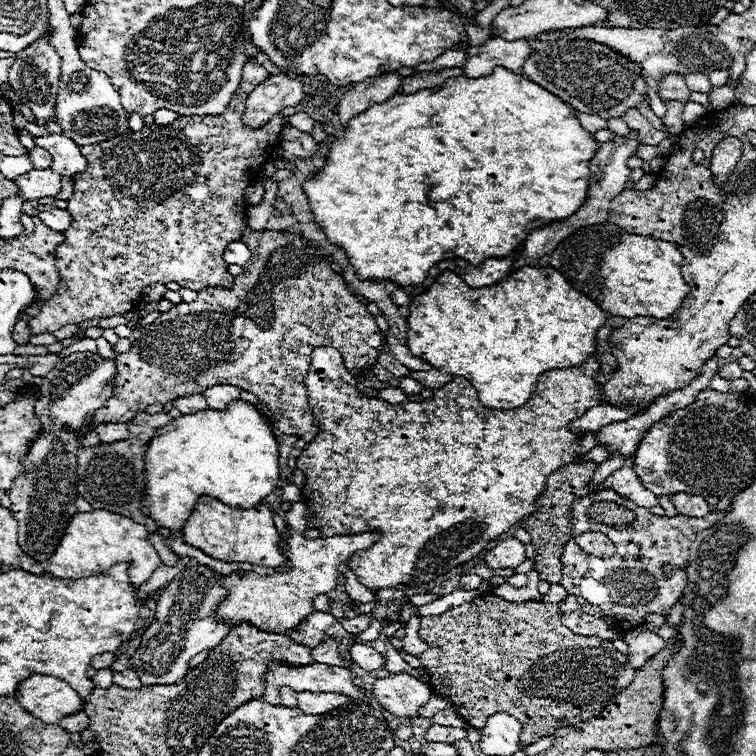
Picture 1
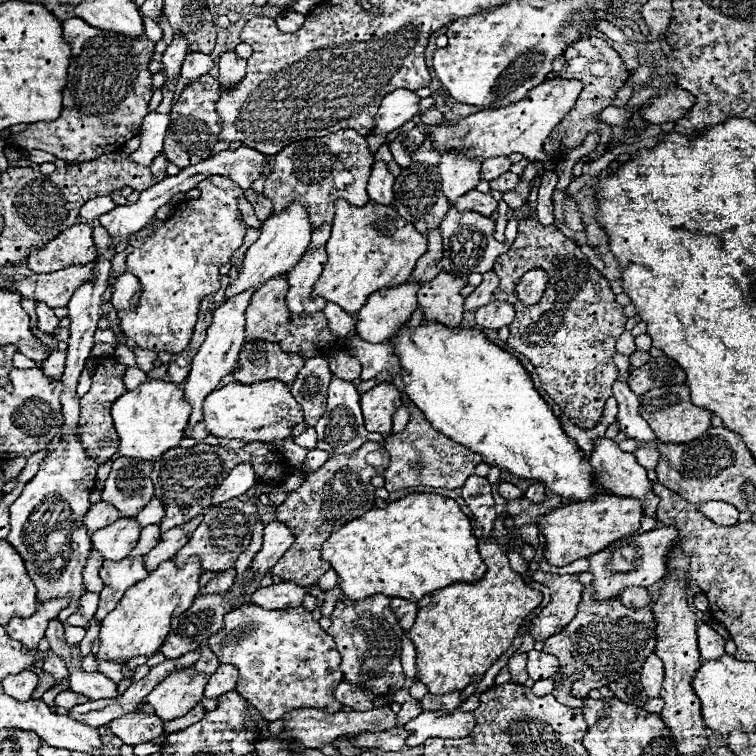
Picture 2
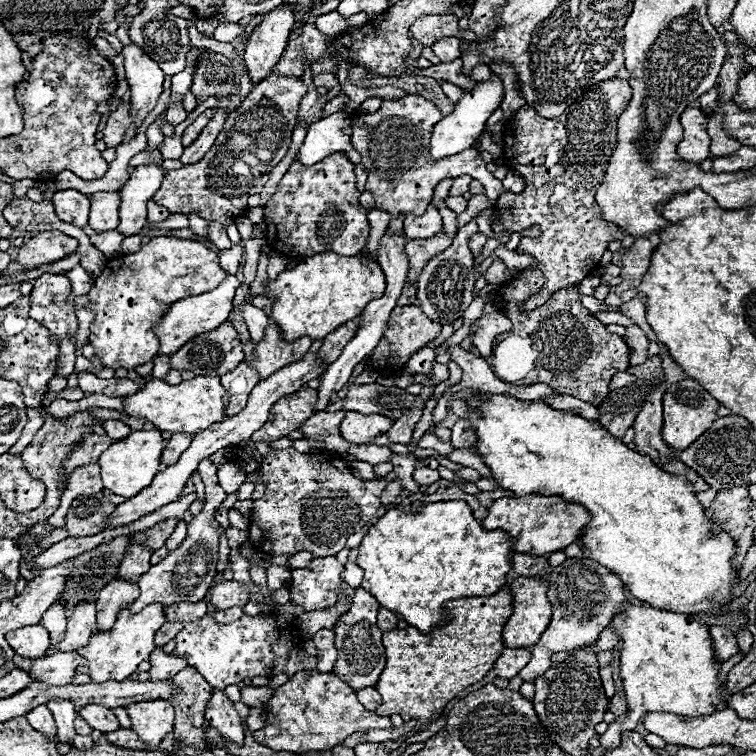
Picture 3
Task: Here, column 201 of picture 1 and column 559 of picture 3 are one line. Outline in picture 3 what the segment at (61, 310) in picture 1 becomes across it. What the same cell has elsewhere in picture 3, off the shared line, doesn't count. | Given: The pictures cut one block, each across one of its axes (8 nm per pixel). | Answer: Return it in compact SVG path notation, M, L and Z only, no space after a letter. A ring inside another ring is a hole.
M614 78L592 86L554 120L540 118L530 106L522 106L508 124L504 136L504 160L510 170L526 180L526 188L520 194L500 194L494 202L494 214L498 214L498 222L506 226L508 234L522 232L534 224L542 228L538 240L522 238L516 252L530 254L536 260L536 268L546 278L540 292L524 302L522 310L534 310L560 288L580 284L598 268L608 244L624 238L624 232L616 224L602 220L594 194L602 184L610 154L618 142L618 114L622 114L630 98L630 84Z

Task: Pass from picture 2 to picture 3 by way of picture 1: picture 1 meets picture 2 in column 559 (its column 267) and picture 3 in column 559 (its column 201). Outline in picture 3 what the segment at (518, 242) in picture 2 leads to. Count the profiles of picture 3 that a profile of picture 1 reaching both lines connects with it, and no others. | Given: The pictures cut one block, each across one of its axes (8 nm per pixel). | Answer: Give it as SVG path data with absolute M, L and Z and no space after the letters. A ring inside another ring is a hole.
M524 270L514 284L502 286L496 294L498 308L512 320L512 330L502 334L494 344L490 364L494 372L514 384L548 384L558 394L570 394L598 406L610 392L608 384L616 372L628 370L630 348L618 334L610 334L590 310L580 304L576 286L564 288L554 294L546 304L532 312L522 312L520 304L526 302L542 286L544 278L536 270Z

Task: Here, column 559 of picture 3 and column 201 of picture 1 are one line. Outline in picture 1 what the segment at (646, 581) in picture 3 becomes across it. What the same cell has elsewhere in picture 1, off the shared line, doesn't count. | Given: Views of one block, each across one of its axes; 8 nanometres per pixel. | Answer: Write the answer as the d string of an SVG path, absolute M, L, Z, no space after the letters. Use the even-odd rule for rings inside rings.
M236 400L236 402L232 402L232 404L228 406L228 410L210 410L210 408L208 408L208 410L204 410L204 412L200 410L200 412L194 412L194 414L182 414L180 418L174 418L170 424L162 426L160 430L156 430L156 434L154 434L154 438L152 438L152 442L150 442L148 450L146 450L146 458L144 458L144 462L146 462L146 466L144 466L144 470L146 470L146 500L142 502L142 512L148 514L150 518L154 518L154 522L156 522L158 526L170 528L172 532L178 532L178 534L180 534L180 530L182 530L182 526L184 526L184 522L186 522L186 518L188 518L190 512L192 512L192 504L194 504L200 496L216 498L216 500L224 502L226 506L233 508L248 509L258 506L270 492L274 492L274 488L276 488L276 484L278 484L278 456L280 456L280 452L278 452L278 440L276 440L276 436L274 436L274 432L272 432L272 424L270 424L270 422L256 410L256 406L250 404L250 402Z

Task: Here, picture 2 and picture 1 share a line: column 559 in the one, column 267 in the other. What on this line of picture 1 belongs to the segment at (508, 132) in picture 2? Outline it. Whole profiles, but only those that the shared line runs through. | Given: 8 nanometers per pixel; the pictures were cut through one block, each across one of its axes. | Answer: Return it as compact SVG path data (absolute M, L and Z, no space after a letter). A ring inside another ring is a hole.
M284 74L266 78L252 90L244 110L244 124L252 128L266 126L266 122L288 106L296 106L304 96L302 80L288 78Z

